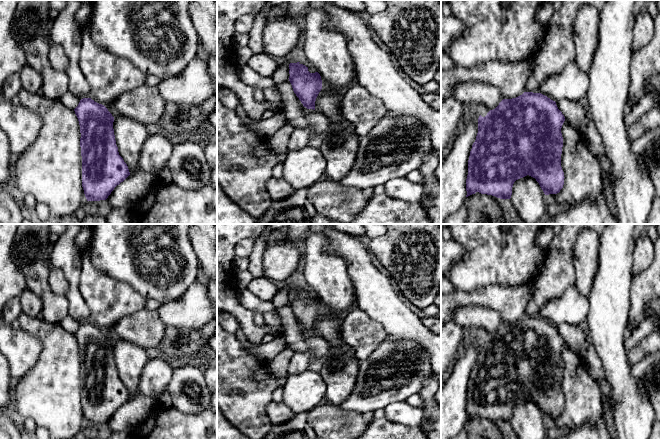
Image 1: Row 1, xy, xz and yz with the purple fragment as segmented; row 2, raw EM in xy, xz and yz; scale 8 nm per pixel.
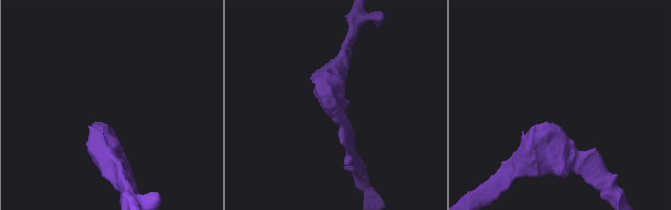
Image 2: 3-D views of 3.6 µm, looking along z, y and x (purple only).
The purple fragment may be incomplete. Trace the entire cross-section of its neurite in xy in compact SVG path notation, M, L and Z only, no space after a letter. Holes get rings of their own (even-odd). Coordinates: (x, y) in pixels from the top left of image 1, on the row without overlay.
M83 322L74 333L80 349L82 380L82 411L87 425L106 424L114 412L129 399L129 393L116 369L114 341L108 333L91 322Z

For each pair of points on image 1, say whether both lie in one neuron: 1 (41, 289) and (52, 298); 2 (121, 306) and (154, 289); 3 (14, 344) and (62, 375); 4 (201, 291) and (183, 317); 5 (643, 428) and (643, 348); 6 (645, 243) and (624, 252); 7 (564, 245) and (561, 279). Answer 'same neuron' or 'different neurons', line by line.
1: same neuron
2: different neurons
3: different neurons
4: same neuron
5: different neurons
6: different neurons
7: same neuron

